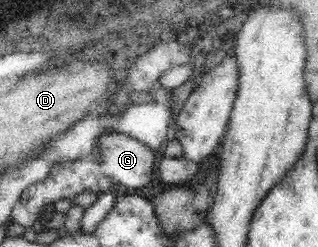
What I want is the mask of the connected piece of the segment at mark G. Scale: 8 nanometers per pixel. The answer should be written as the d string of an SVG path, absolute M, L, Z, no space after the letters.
M102 132L95 153L101 156L106 175L115 185L113 192L140 192L151 180L155 153L130 135Z

